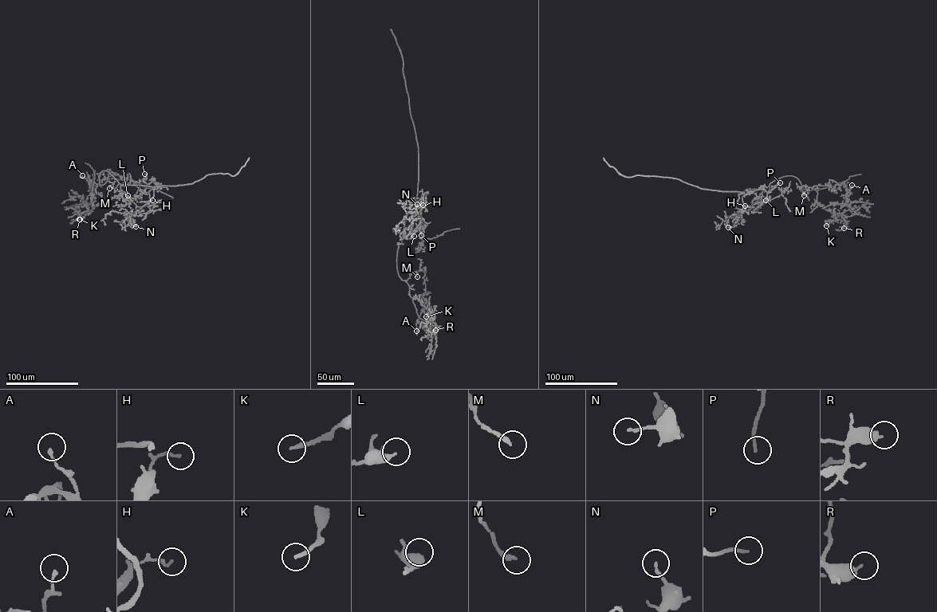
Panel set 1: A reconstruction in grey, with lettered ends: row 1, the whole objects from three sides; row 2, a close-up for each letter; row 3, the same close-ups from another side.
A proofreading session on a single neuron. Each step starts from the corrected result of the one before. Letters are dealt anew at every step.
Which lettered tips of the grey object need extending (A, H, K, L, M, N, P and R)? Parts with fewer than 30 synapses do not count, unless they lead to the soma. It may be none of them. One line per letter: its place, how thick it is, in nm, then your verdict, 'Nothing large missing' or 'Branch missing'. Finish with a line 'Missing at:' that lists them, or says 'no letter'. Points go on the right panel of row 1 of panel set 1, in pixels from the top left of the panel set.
A: Place: (852, 185). Thickness 160 nm. Nothing large missing
H: Place: (745, 205). Thickness 130 nm. Nothing large missing
K: Place: (826, 225). Thickness 170 nm. Nothing large missing
L: Place: (765, 200). Thickness 380 nm. Nothing large missing
M: Place: (804, 195). Thickness 220 nm. Nothing large missing
N: Place: (728, 227). Thickness 130 nm. Nothing large missing
P: Place: (780, 182). Thickness 140 nm. Nothing large missing
R: Place: (844, 228). Thickness 240 nm. Nothing large missing
Missing at: no letter

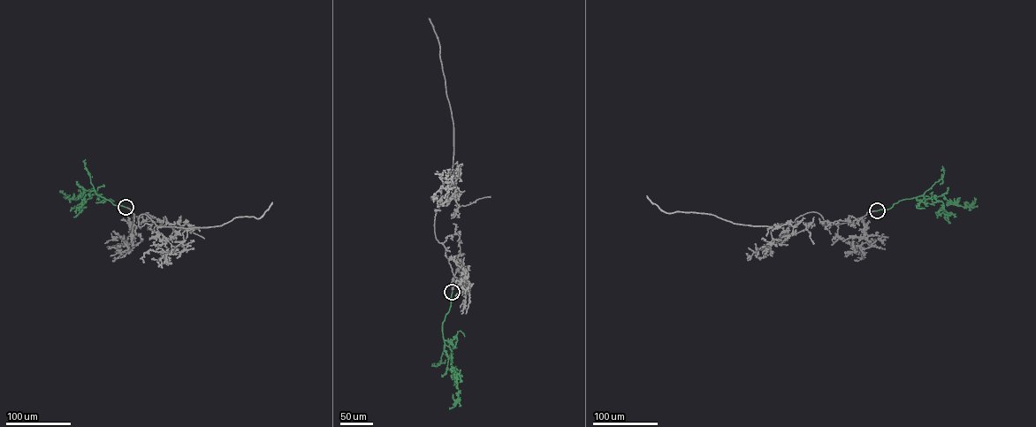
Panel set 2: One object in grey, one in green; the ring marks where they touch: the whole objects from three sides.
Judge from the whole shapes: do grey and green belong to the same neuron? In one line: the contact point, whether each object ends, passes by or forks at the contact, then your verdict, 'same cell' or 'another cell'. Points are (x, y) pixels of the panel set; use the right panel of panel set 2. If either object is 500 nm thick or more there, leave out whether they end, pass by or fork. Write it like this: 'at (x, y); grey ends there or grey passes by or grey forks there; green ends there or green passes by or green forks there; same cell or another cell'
at (877, 210); grey ends there; green ends there; same cell

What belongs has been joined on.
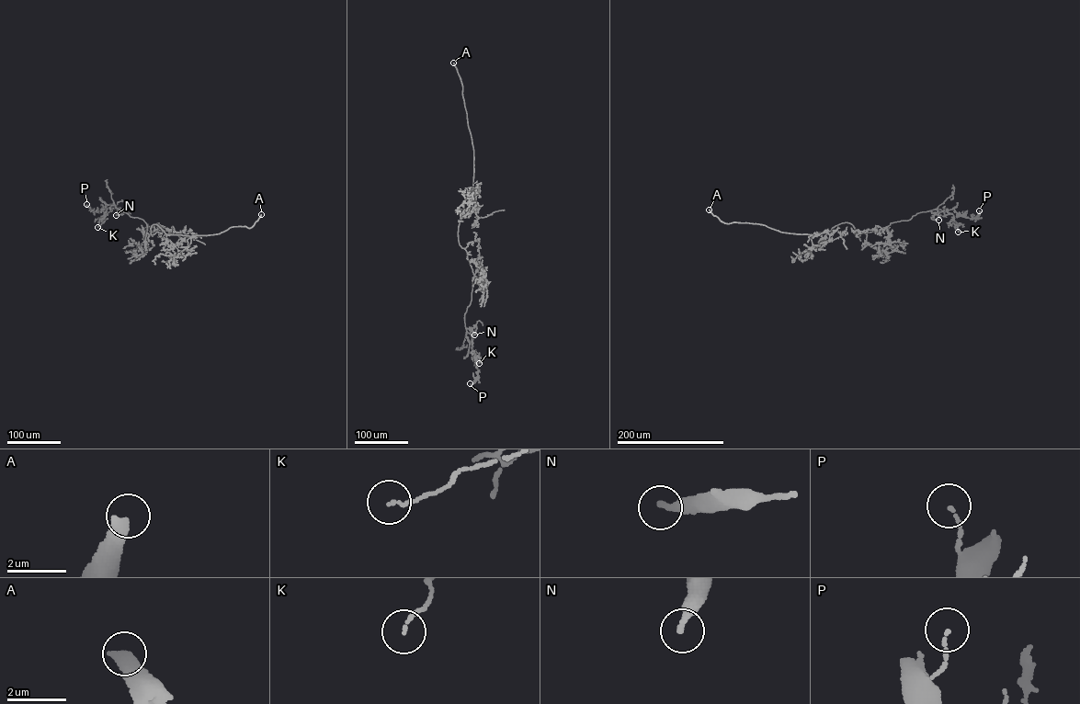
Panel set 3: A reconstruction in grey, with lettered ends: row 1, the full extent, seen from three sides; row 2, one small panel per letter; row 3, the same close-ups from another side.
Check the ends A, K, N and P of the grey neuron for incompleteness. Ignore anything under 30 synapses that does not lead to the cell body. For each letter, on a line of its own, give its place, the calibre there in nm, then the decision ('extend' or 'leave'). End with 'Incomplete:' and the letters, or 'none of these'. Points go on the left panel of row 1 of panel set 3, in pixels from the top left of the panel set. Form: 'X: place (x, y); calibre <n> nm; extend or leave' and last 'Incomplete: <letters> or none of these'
A: place (261, 214); calibre 480 nm; extend
K: place (97, 227); calibre 100 nm; leave
N: place (116, 215); calibre 260 nm; leave
P: place (86, 204); calibre 90 nm; leave
Incomplete: A

